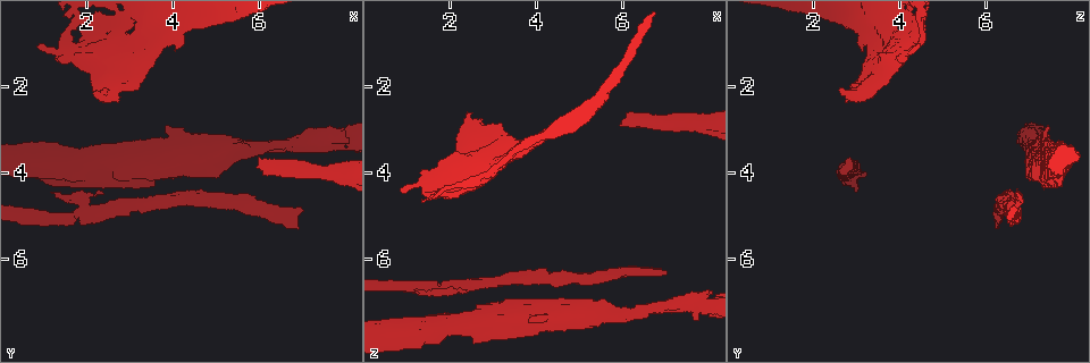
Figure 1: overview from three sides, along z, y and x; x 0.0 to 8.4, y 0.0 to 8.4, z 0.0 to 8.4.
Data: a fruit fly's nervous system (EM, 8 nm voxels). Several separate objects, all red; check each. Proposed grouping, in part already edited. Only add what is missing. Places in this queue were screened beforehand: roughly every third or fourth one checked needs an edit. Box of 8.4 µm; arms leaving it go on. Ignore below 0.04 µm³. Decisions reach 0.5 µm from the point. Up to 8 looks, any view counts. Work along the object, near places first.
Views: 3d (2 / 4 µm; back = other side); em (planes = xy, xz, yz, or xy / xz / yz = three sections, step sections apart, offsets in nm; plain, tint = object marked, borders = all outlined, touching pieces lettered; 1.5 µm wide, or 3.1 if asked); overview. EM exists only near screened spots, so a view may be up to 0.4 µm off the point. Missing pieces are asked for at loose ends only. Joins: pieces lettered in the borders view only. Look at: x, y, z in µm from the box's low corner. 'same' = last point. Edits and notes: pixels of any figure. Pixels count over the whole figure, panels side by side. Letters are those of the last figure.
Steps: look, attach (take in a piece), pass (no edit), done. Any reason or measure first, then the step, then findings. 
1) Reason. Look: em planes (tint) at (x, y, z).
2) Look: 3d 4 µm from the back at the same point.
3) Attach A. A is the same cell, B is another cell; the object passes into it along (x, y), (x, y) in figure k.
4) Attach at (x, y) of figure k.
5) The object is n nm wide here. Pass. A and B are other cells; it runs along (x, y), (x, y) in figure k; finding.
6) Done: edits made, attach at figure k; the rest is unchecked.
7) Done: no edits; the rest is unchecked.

Free end. Look: 3d 2 µm at (6.95, 5.35, 6.30).

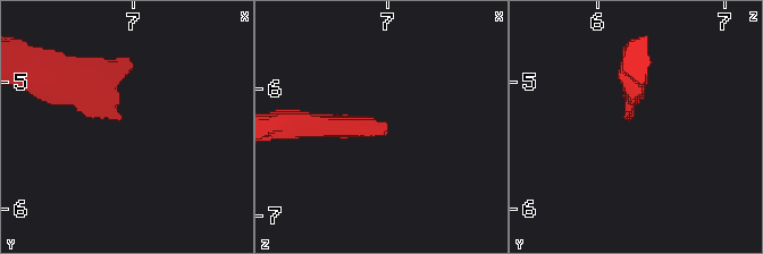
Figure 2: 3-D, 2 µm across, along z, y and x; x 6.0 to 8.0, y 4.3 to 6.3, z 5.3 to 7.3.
Look: em xz step 4 (borders) at (6.88, 5.30, 6.26).

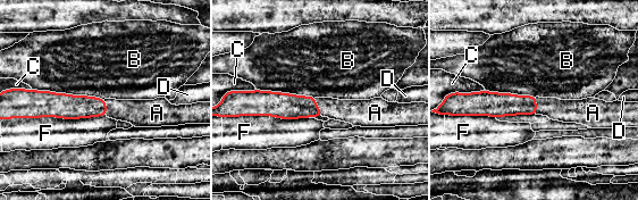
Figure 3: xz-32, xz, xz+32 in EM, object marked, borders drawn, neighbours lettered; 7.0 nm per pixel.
Attach A. A is the same cell, B, C, D and F are other cells; the object passes into it along (285, 106), (317, 107), (351, 111) in figure 3; it goes on there.

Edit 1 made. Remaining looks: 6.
Look: 3d 4 µm at (2.35, 4.45, 6.65).

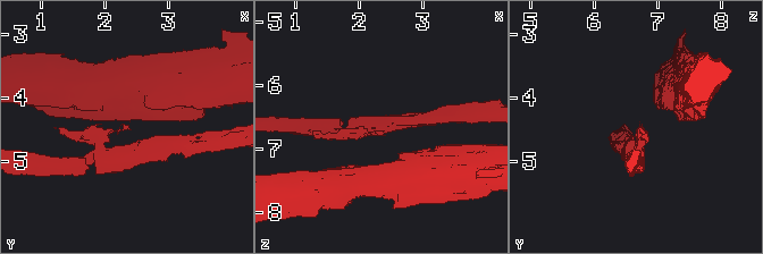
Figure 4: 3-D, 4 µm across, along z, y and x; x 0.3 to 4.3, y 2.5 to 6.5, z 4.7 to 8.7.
Shape alone is not enough. Look: em yz step 4 (borders) at (2.35, 4.40, 6.70).

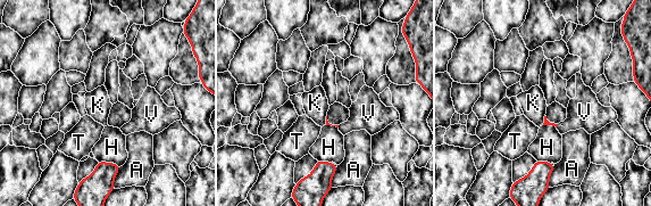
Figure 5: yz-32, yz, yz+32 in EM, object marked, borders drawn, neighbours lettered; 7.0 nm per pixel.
Cut it another way. Look: em planes (borders) at the same point.

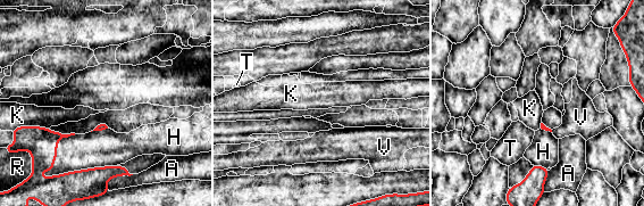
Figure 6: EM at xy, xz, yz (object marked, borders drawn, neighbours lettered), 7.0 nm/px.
Pass. A, H, K, R, T and V are other cells; a border runs along (25, 125), (39, 125), (49, 129) in figure 6; none of them fits.

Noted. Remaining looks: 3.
Branch stops here. Look: em planes (borders) at (5.95, 3.70, 2.90).

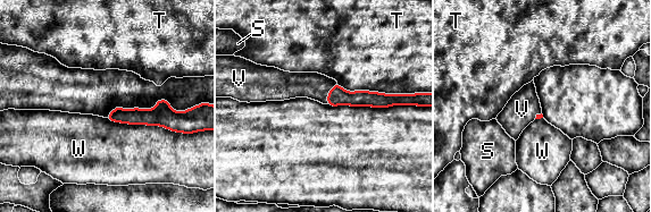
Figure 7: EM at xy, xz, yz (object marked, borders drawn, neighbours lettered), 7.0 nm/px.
Attach V. V is the same cell, S, T and W are other cells; the object passes into it along (337, 95), (328, 93), (316, 86) in figure 7; it goes on there.

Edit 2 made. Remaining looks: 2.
Done: edits made, attach at figure 3, attach at figure 7; the rest is unchecked.

